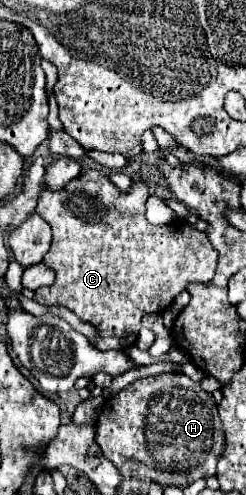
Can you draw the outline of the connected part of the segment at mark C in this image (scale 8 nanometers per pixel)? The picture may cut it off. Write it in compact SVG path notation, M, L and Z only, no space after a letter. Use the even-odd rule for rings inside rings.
M100 170L86 172L86 204L80 192L80 178L60 192L42 190L36 214L40 214L52 226L52 246L44 256L44 264L56 272L52 286L36 290L40 304L60 304L76 312L84 322L94 324L100 330L100 350L124 350L134 344L134 336L140 330L140 318L148 312L162 312L170 308L174 298L192 282L208 282L218 264L218 252L210 244L208 234L196 230L186 220L174 220L172 224L154 226L146 220L146 200L150 198L148 184L138 180L128 192L116 188L108 176Z

